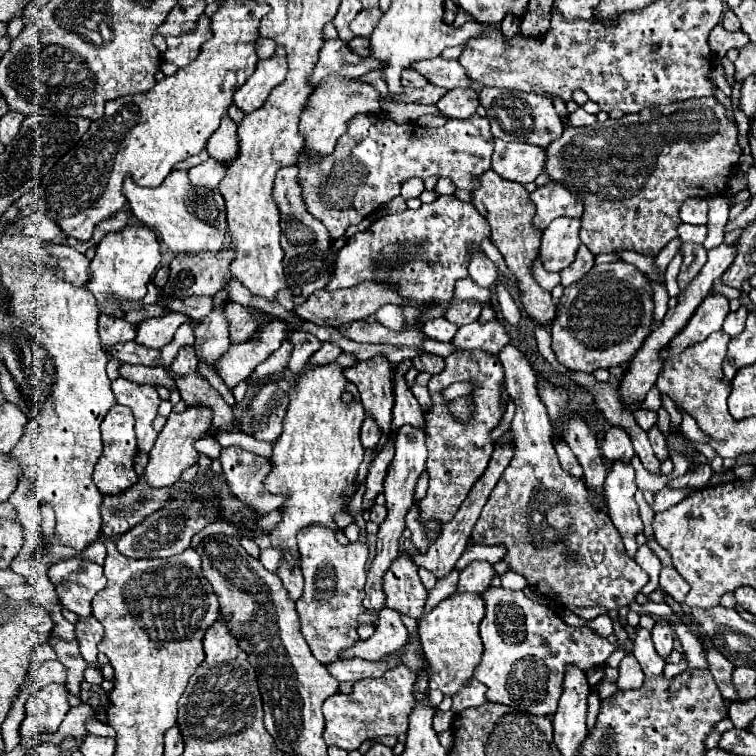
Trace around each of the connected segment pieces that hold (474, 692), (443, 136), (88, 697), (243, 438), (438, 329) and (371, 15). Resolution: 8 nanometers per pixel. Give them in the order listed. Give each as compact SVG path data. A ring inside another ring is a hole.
M471 679L471 683L461 693L453 695L453 707L451 707L451 711L453 713L461 713L467 707L485 705L487 703L485 691L487 691L487 687L483 683L479 683L477 679Z
M477 113L463 121L449 119L437 129L417 123L397 125L385 115L355 115L329 157L309 165L307 159L299 159L299 183L307 211L327 227L331 239L339 239L349 225L359 225L383 203L397 197L401 185L411 177L447 177L457 189L473 191L479 185L477 175L491 169L491 153L489 119Z
M83 683L81 685L81 701L91 705L95 711L95 717L103 723L107 723L107 709L111 707L109 695L103 691L101 685L91 685L91 683Z
M219 431L217 435L213 435L215 441L221 443L221 447L238 445L247 451L251 451L265 458L270 458L272 455L272 444L253 439L250 435L245 435L241 431Z
M439 317L439 319L431 319L429 323L425 323L423 327L425 335L429 339L437 339L437 341L449 341L455 337L457 333L457 327L453 323L449 323L445 317Z
M373 7L373 9L361 9L361 13L353 19L351 23L351 31L357 35L357 37L369 37L373 33L373 27L375 23L379 21L381 17L381 9L379 7Z

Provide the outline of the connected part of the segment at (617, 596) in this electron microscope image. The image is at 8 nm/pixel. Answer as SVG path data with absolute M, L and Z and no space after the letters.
M505 345L497 357L505 369L507 393L517 403L517 413L511 421L511 433L515 437L513 459L491 491L479 515L479 521L473 527L473 541L479 545L505 547L507 553L503 561L509 565L509 571L523 575L531 589L535 589L539 595L545 595L547 599L563 603L563 607L567 607L581 619L591 621L597 615L613 609L617 611L633 603L641 587L649 583L649 575L635 563L635 559L625 555L621 535L617 527L613 527L609 515L605 511L595 511L593 507L589 507L583 479L577 479L561 469L555 447L551 443L553 425L547 417L545 405L537 395L535 371L531 369L525 355L517 347Z

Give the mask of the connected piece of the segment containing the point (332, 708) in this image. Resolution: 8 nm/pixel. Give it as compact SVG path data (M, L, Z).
M405 663L385 671L379 679L361 679L353 685L349 695L337 693L323 703L325 715L325 731L323 739L327 745L337 745L341 749L359 749L359 745L367 739L381 735L403 735L407 731L407 717L413 709L413 683L415 675L405 667Z

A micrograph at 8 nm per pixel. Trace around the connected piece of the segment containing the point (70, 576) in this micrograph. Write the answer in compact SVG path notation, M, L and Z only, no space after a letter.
M71 557L51 565L49 577L55 585L59 585L61 579L69 581L65 587L57 587L57 593L63 607L77 613L79 617L91 615L93 597L107 585L101 565L78 557Z

